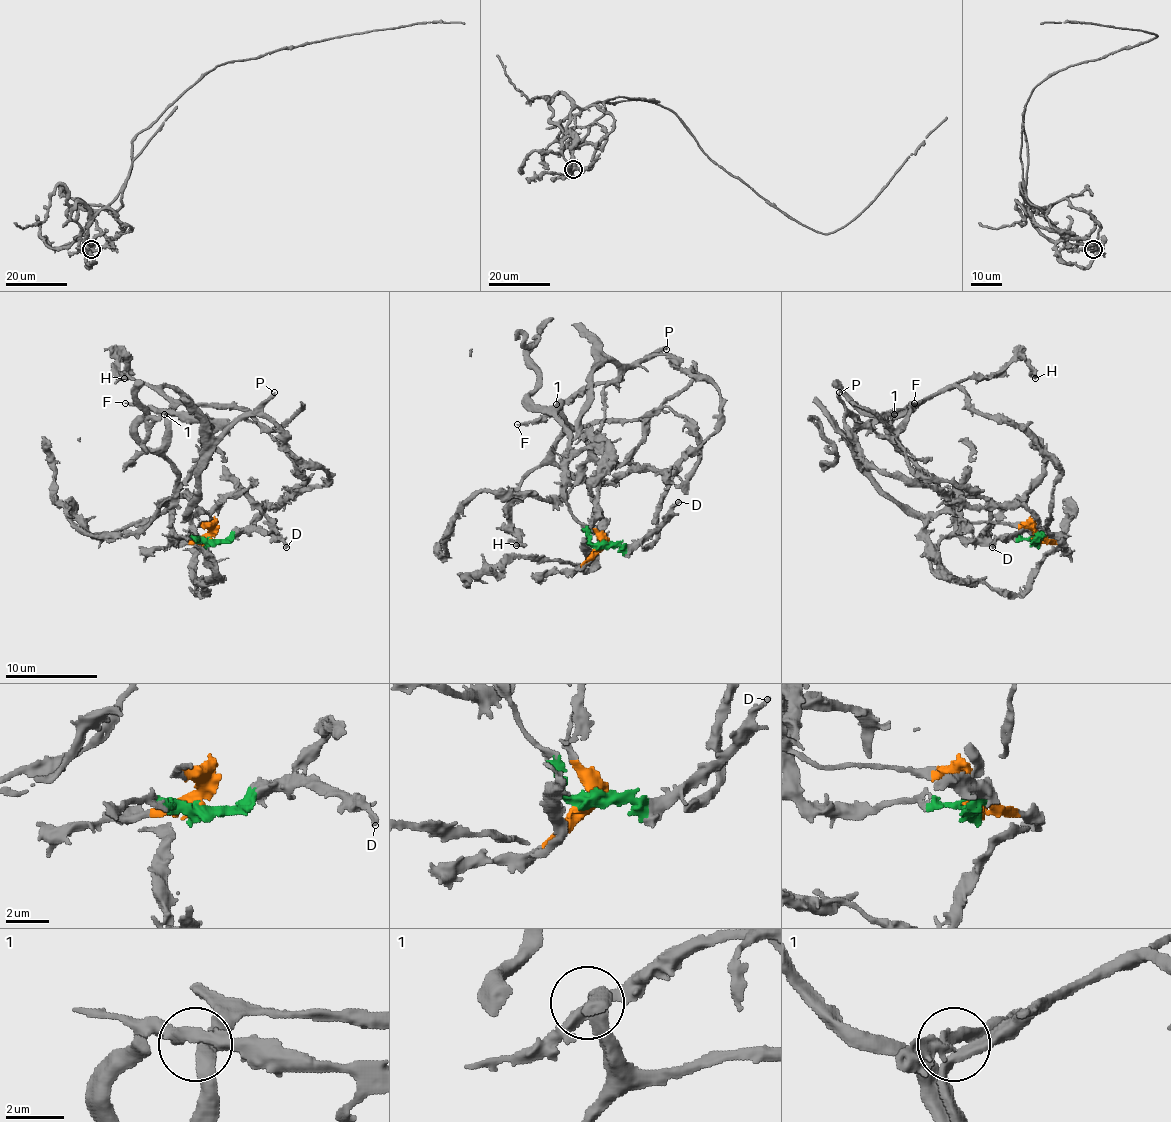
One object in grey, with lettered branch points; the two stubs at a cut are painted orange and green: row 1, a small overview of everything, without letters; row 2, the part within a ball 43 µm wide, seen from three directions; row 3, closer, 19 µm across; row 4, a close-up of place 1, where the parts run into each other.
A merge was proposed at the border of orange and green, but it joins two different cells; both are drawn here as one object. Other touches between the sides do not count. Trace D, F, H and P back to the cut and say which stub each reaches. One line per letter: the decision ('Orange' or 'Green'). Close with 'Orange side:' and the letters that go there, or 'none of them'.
D: Green
F: Orange
H: Green
P: Orange
Orange side: F, P

